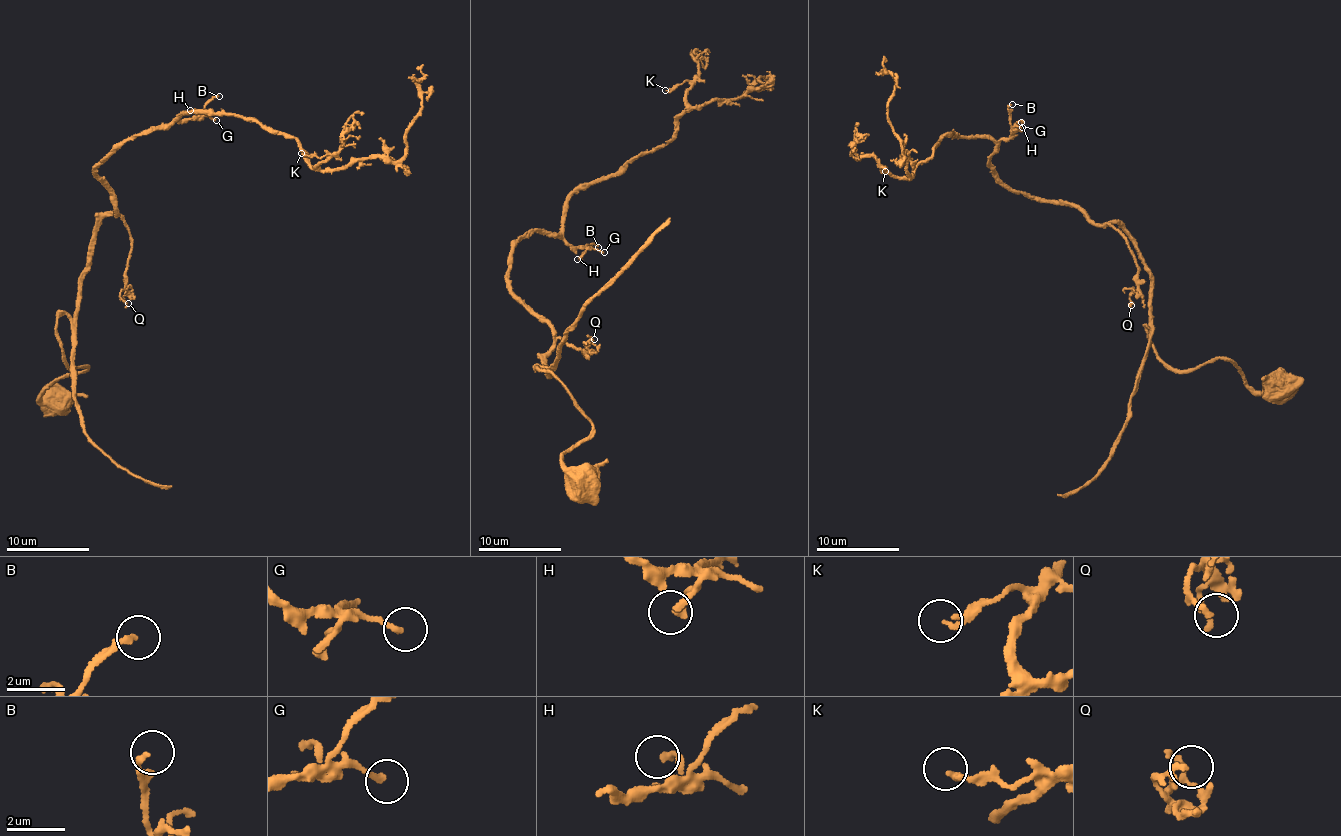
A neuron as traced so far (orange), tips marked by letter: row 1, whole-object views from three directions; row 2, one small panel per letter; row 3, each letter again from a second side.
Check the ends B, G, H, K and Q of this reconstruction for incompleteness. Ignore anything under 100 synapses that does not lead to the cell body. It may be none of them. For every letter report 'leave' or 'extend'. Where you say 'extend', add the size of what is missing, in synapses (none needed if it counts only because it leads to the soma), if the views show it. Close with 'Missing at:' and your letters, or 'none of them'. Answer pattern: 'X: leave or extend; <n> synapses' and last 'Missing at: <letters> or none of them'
B: leave
G: leave
H: leave
K: leave
Q: leave
Missing at: none of them

